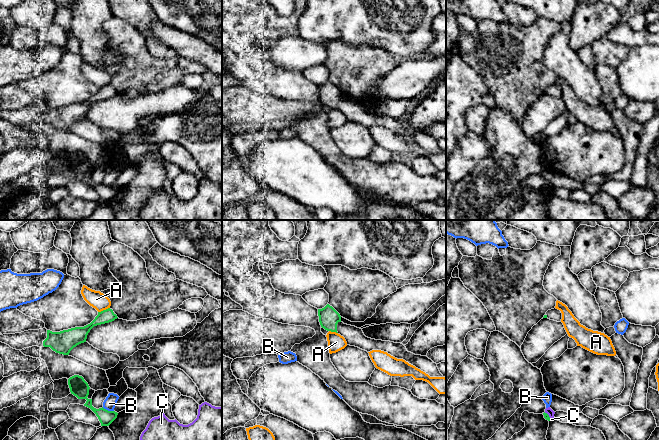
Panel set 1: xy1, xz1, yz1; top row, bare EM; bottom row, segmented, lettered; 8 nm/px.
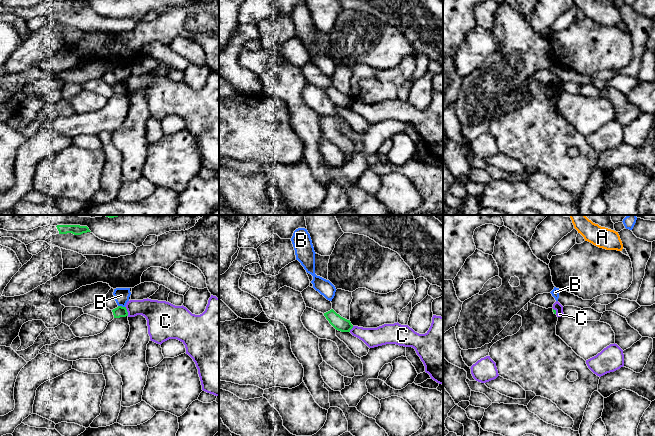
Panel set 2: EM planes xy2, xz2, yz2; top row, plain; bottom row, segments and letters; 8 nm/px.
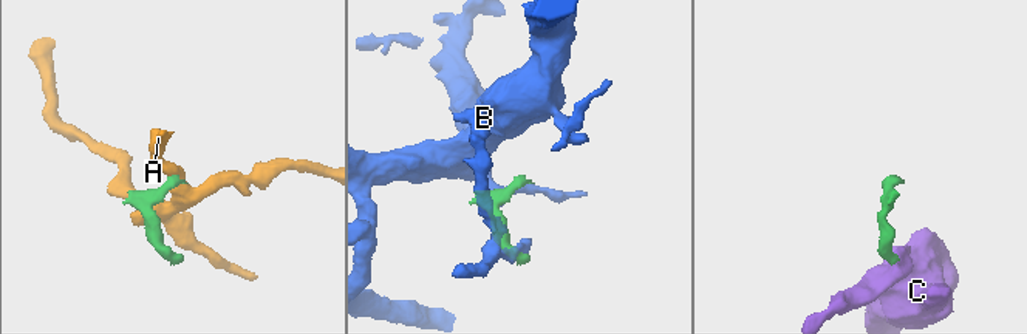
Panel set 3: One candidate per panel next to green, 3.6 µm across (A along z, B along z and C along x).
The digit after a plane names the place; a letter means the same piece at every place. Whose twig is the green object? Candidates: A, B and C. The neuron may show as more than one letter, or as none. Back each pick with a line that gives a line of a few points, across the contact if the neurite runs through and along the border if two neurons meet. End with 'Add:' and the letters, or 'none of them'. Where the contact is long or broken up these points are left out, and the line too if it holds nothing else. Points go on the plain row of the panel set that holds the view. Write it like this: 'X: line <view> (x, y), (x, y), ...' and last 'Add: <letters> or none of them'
Add: none of them

